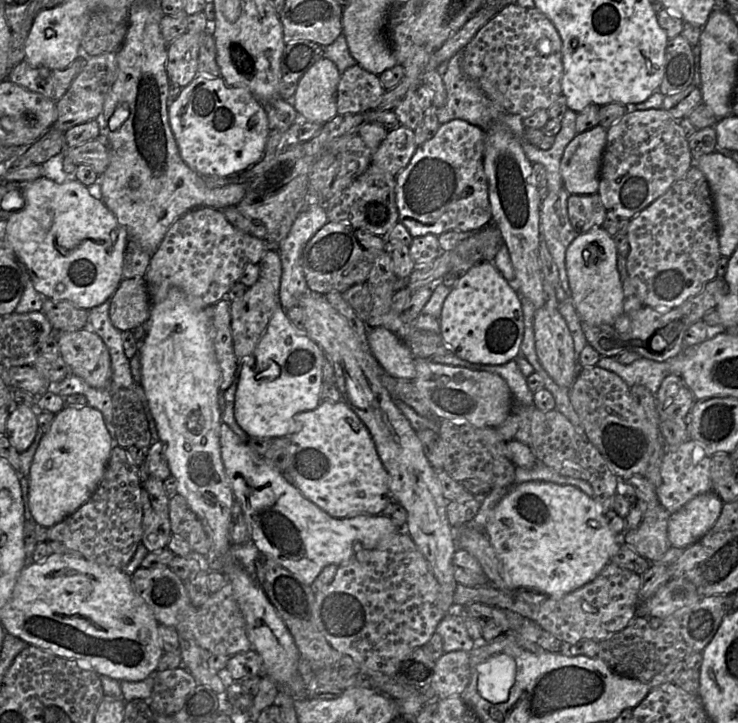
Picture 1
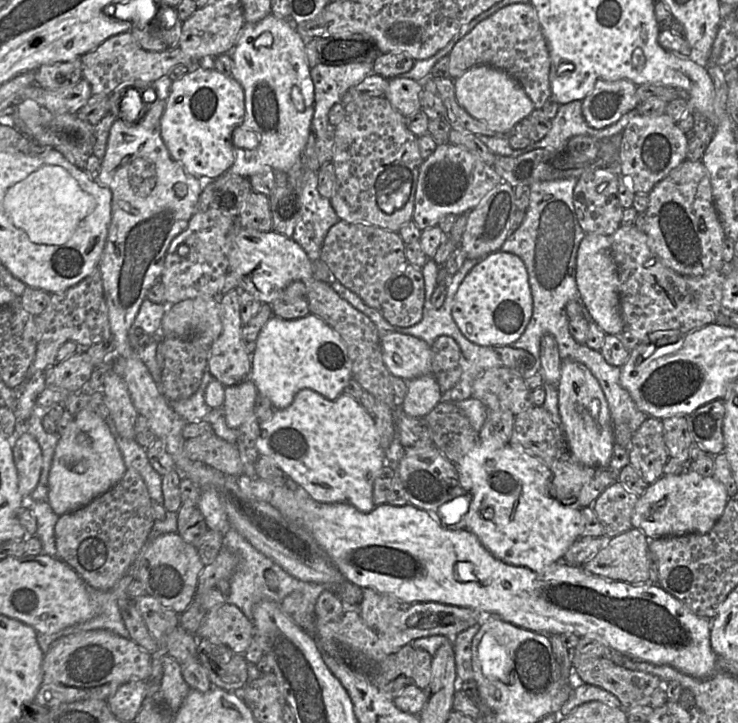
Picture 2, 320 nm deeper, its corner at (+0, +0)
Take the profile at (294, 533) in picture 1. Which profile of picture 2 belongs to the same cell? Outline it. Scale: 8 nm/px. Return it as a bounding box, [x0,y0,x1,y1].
[238,474,718,678]

